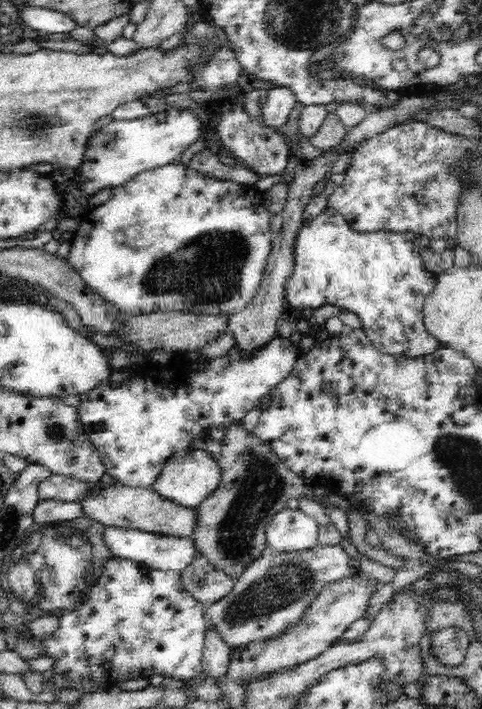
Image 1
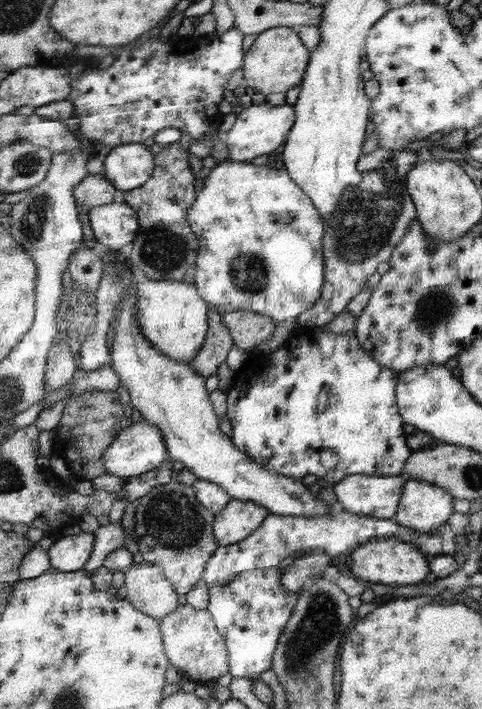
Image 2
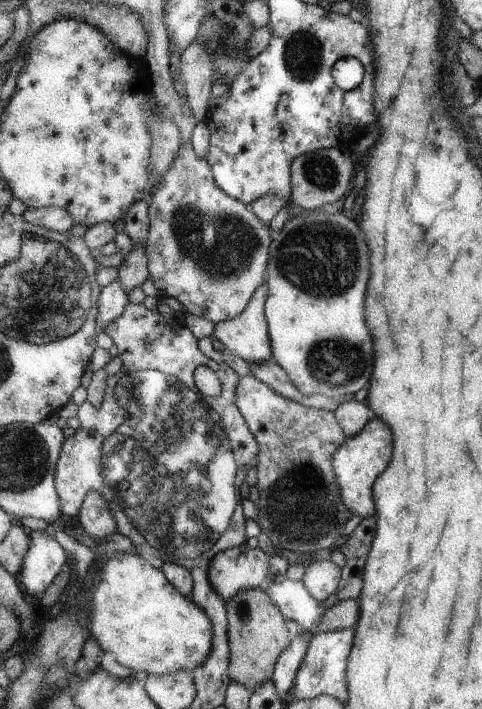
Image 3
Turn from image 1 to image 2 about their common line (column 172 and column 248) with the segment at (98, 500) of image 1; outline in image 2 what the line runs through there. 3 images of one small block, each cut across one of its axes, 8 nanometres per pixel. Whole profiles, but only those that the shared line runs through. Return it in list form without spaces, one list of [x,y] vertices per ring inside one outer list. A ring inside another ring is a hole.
[[[230,499],[222,512],[215,514],[214,533],[221,546],[235,545],[271,516],[270,510],[255,502]]]

